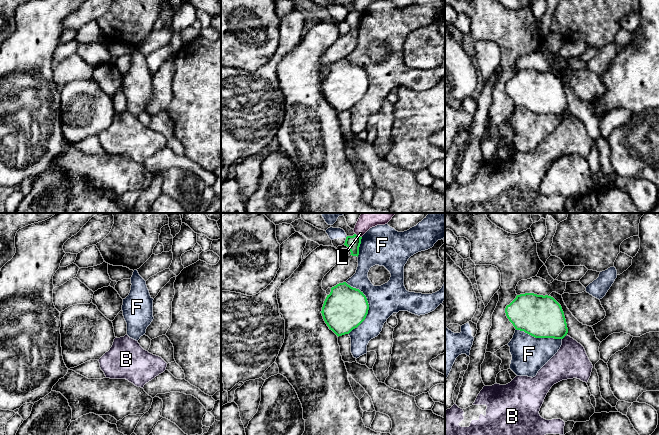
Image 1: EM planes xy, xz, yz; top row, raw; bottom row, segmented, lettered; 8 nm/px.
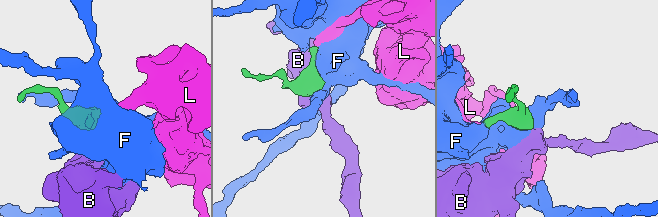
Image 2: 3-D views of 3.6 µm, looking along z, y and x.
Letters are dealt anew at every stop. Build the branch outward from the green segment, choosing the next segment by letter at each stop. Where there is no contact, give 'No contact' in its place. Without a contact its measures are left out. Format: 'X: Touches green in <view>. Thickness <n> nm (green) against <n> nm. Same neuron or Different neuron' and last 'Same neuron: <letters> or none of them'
B: Touches green in yz. Thickness 340 nm (green) against 280 nm. Different neuron
F: Touches green in xz. Thickness 360 nm (green) against 260 nm. Different neuron
L: Touches green in xz. Thickness 110 nm (green) against 100 nm. Different neuron
Same neuron: none of them

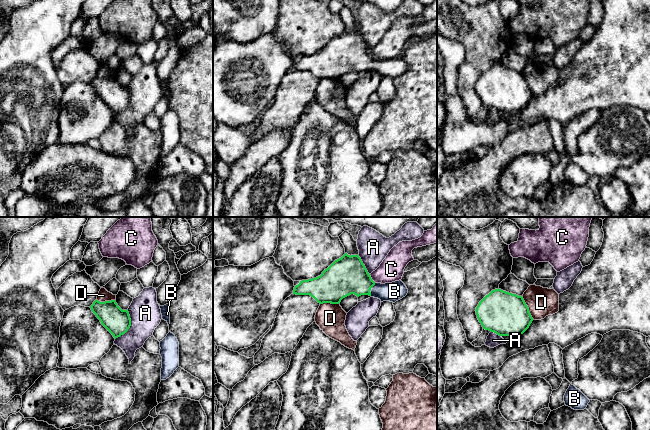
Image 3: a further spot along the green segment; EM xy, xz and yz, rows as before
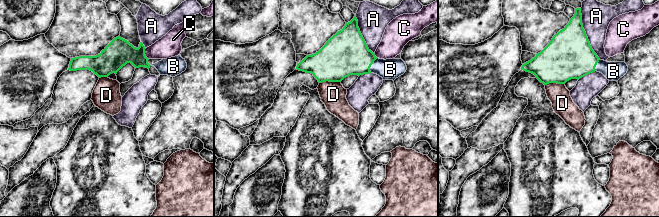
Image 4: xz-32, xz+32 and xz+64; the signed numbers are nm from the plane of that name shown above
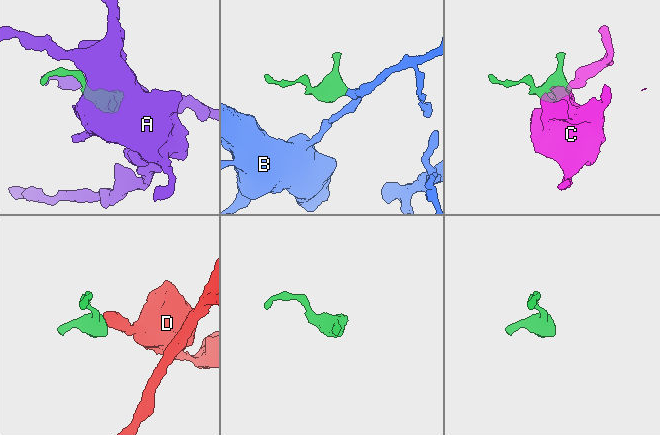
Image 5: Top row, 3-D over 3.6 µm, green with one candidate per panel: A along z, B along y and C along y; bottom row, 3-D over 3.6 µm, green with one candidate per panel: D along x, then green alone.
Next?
A: Touches green in xy. Thickness 200 nm (green) against 260 nm. Different neuron
B: Touches green in xz. Thickness 300 nm (green) against 150 nm. Same neuron
C: Touches green in xz. Thickness 300 nm (green) against 190 nm. Different neuron
D: Touches green in yz. Thickness 340 nm (green) against 220 nm. Different neuron
Same neuron: B

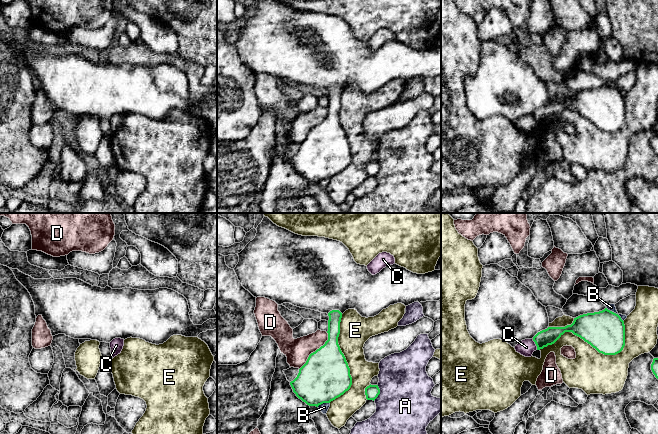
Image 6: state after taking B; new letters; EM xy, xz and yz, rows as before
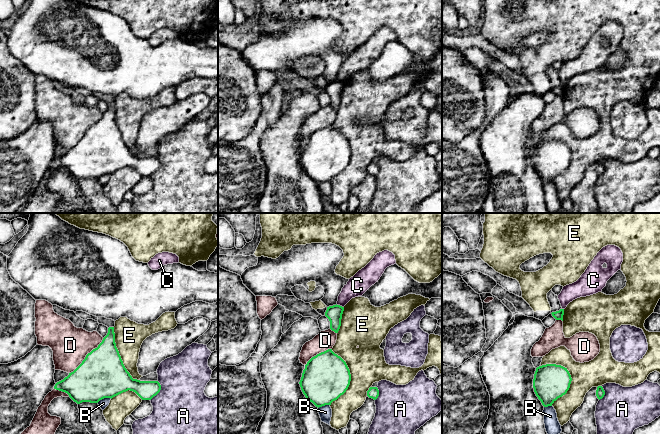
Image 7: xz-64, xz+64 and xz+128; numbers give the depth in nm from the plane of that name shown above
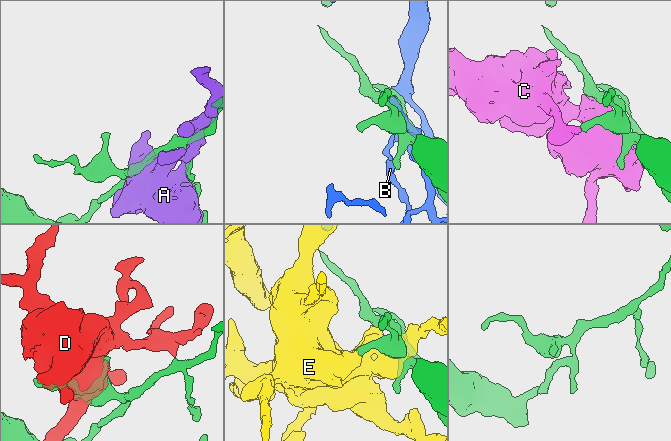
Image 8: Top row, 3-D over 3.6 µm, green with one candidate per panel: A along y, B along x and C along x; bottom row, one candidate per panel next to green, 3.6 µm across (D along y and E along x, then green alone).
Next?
A: Touches green in xz. Thickness 110 nm (green) against 460 nm. Different neuron
B: Touches green in yz. Thickness 320 nm (green) against 60 nm. Different neuron
C: Touches green in yz. Thickness 140 nm (green) against 130 nm. Different neuron
D: Touches green in xz. Thickness 400 nm (green) against 200 nm. Different neuron
E: Touches green in yz. Thickness 320 nm (green) against 340 nm. Different neuron
Same neuron: none of them

